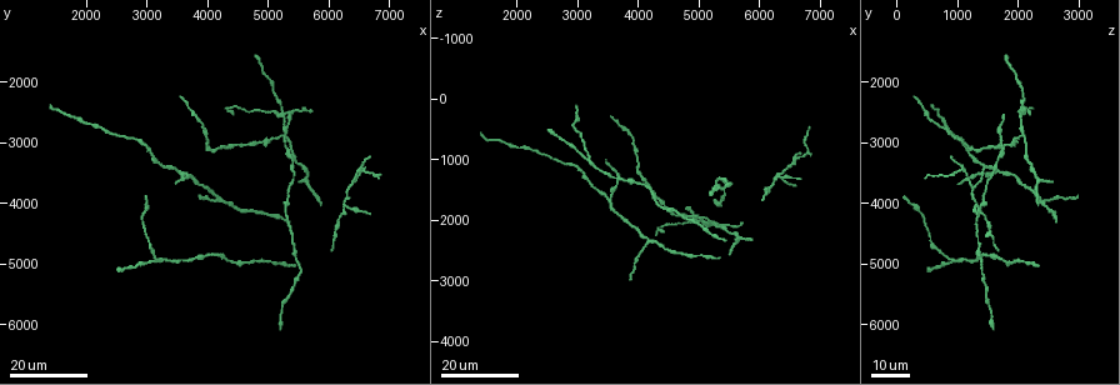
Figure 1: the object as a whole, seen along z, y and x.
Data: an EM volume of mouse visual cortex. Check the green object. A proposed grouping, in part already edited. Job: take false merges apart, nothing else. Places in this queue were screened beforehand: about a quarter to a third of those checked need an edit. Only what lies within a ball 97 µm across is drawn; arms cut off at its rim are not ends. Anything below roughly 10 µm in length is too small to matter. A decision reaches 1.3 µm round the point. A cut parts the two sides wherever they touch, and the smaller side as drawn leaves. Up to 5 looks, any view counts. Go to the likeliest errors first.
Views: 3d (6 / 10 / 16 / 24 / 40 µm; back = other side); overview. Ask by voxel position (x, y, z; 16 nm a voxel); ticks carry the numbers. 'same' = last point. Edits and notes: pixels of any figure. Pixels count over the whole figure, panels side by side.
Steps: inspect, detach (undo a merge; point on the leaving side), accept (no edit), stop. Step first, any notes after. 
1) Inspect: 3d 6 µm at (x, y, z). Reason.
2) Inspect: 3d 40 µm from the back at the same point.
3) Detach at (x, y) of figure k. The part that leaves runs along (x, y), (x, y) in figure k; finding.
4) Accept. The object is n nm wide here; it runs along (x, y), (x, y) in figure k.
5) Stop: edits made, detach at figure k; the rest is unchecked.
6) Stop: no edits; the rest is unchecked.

Inspect: 3d 16 µm at (5200, 2550, 2050). Looks like a crossing.

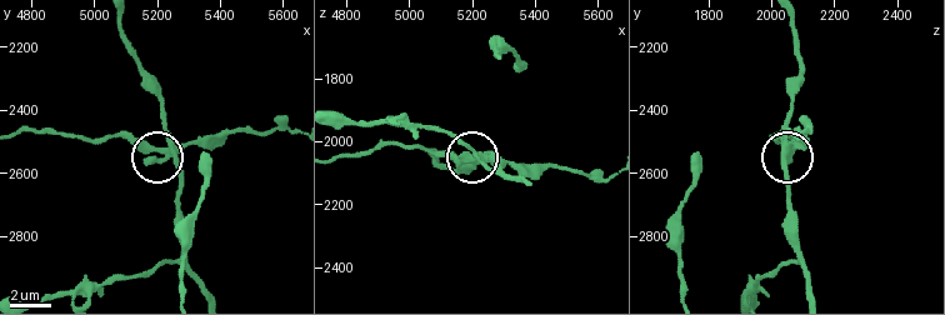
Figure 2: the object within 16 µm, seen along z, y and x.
Inspect: 3d 10 µm at (5270, 2570, 2040).

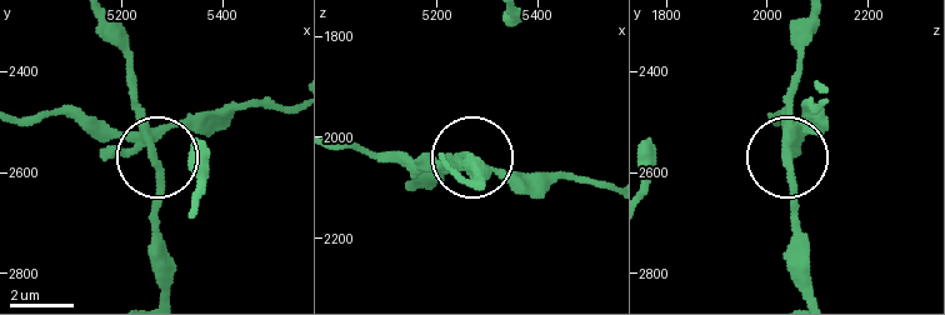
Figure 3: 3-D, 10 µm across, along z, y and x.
Detach at (100, 133) of figure 3. The object is 270 nm wide here; two neurons meet here.

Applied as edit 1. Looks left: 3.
Inspect: overview.

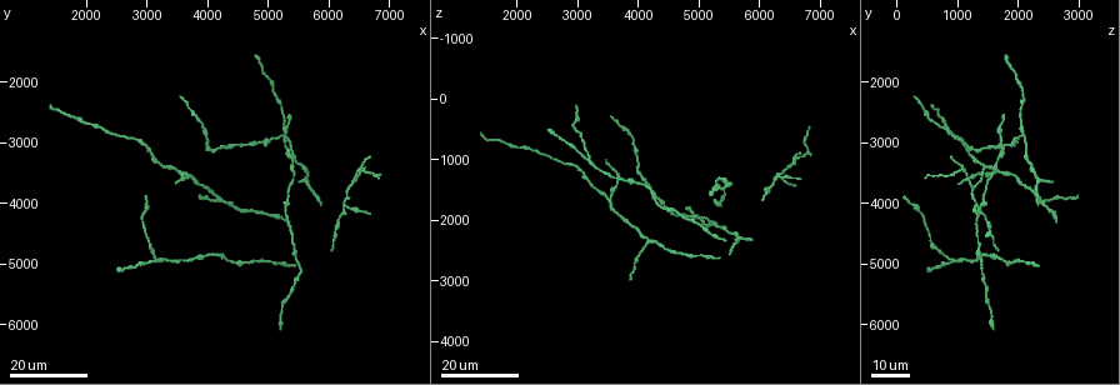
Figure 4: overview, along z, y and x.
Inspect: 3d 24 µm at (5250, 2850, 2150). Three-way junction.

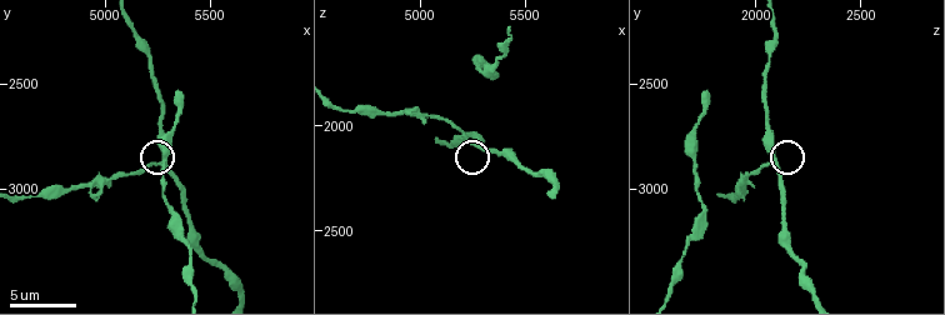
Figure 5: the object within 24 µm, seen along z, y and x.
Inspect: 3d 6 µm at (5300, 2890, 2110).

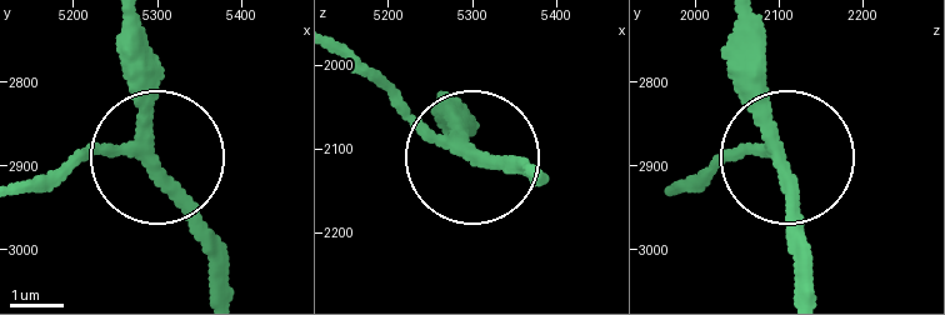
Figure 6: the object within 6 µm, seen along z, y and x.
Accept. The object is 240 nm wide here; it runs along (33, 194), (86, 158), (140, 154), (216, 256) in figure 6; one neuron here.

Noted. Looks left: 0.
Stop: edits made, detach at figure 3; the rest is unchecked.

